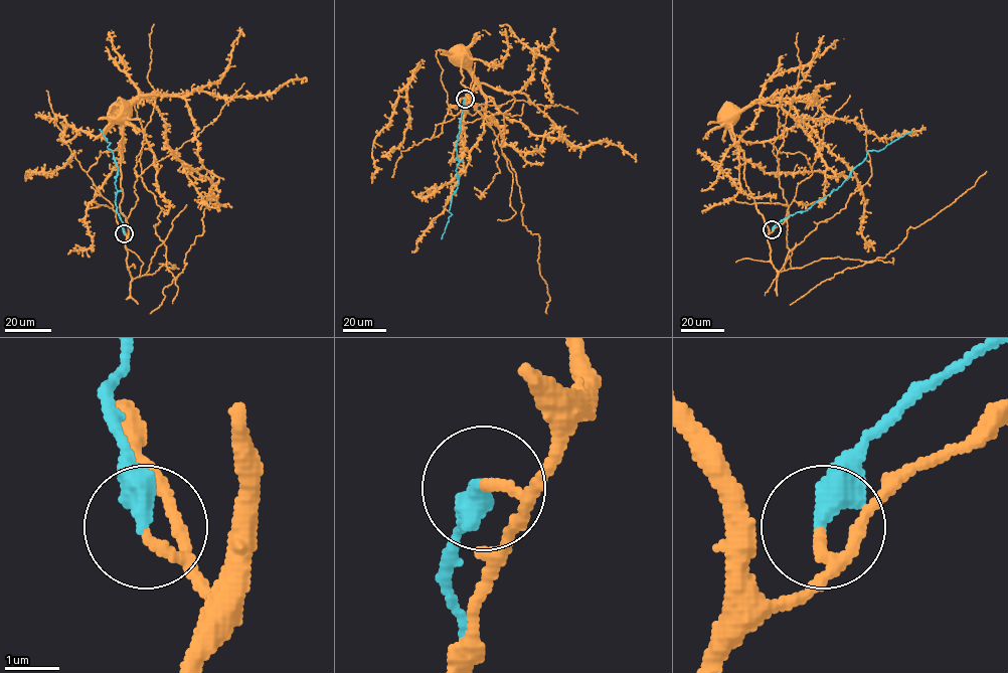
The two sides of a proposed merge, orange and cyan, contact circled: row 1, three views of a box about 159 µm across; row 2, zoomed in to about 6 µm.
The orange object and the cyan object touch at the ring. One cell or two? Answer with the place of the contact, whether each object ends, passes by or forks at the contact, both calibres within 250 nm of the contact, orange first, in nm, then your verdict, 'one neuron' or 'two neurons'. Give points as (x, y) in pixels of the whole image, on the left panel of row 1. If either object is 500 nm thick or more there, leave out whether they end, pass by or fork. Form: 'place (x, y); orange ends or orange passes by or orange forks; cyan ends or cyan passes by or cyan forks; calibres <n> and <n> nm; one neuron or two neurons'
place (124, 233); orange passes by; cyan ends; calibres 140 and 440 nm; one neuron

